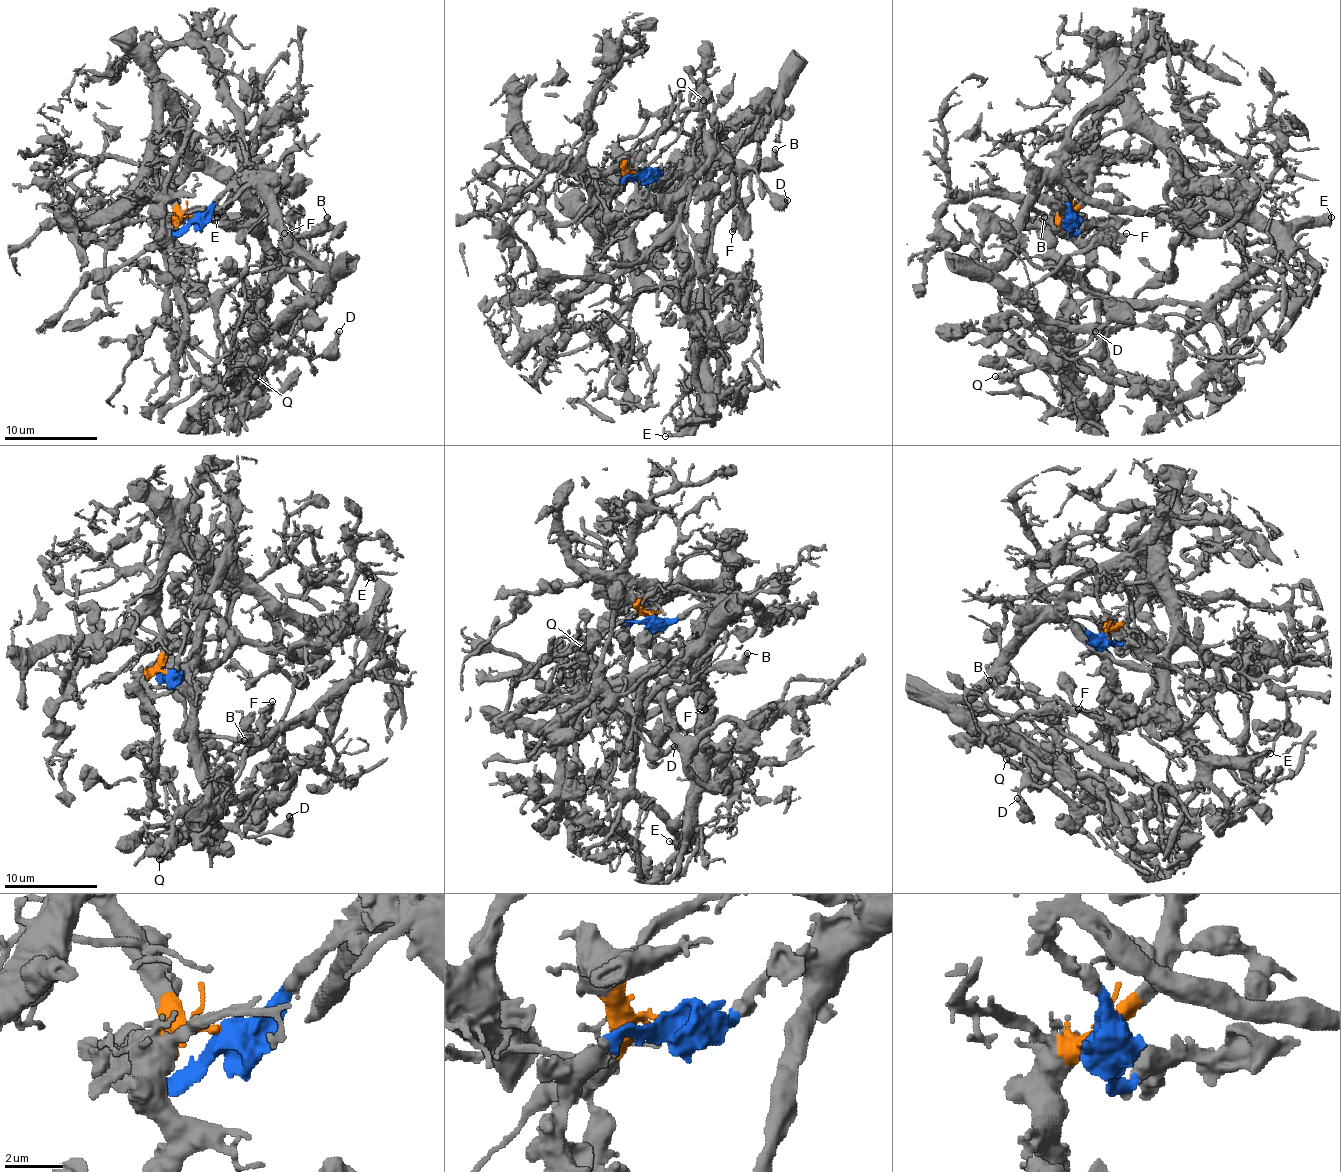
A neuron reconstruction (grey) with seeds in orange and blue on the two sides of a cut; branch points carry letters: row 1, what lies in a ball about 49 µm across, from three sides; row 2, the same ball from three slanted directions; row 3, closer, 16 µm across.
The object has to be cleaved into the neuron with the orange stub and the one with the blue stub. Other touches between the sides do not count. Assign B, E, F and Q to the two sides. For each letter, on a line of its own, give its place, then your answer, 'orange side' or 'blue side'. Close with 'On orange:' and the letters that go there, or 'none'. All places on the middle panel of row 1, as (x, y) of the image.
B: at (775, 149); orange side
E: at (665, 436); orange side
F: at (732, 231); blue side
Q: at (703, 100); blue side
On orange: B, E

